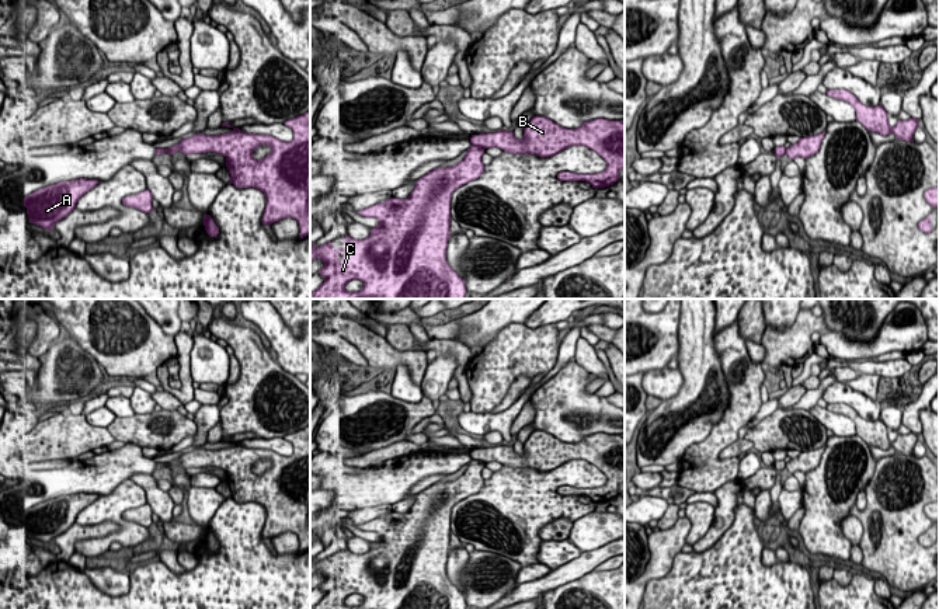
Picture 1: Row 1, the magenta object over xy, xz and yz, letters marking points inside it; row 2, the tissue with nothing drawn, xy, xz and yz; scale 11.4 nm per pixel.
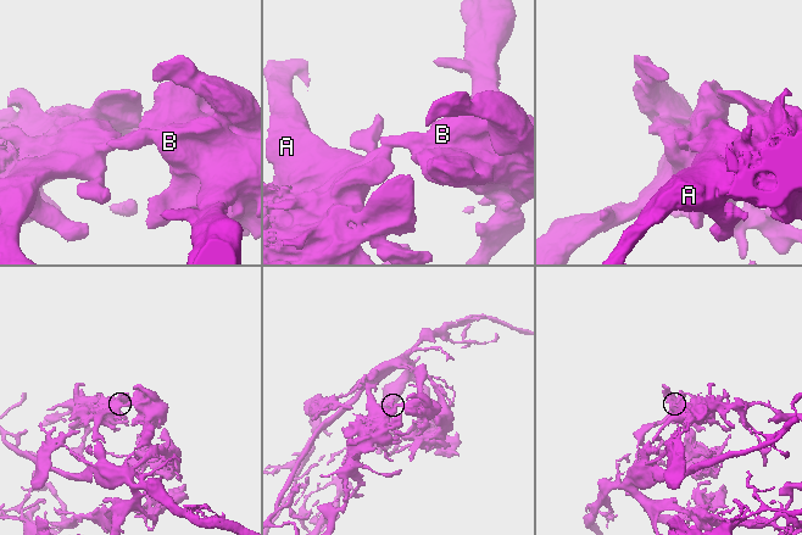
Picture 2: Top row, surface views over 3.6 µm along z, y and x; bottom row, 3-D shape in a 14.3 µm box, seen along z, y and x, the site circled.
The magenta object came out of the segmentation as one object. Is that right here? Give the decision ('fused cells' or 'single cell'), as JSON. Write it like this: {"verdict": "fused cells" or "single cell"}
{"verdict": "single cell"}

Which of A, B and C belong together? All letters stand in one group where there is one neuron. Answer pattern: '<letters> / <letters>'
A B C

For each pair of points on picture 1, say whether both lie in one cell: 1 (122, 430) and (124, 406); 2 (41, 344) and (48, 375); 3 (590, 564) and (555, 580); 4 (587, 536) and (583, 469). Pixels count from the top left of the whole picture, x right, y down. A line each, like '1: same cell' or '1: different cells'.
1: different cells
2: different cells
3: same cell
4: different cells

